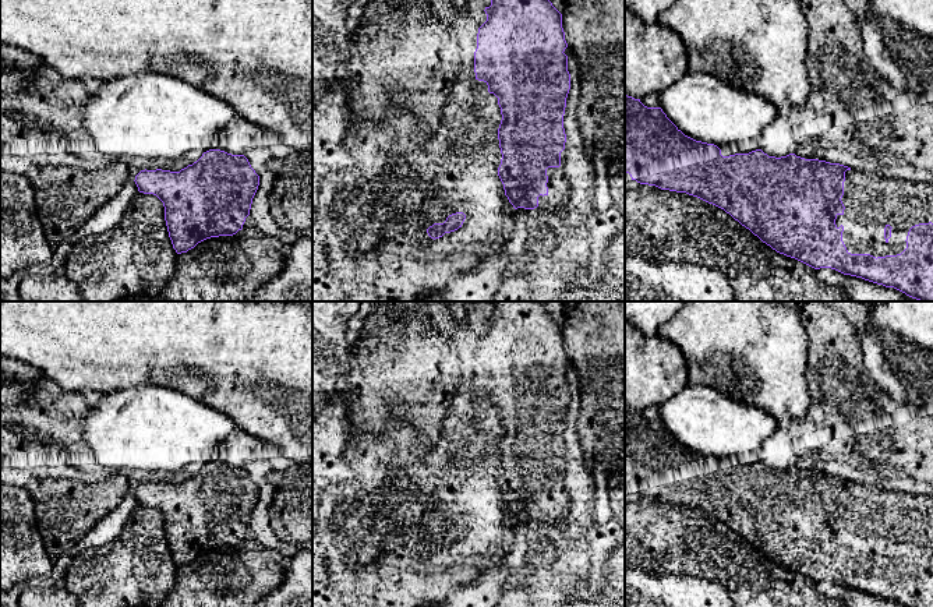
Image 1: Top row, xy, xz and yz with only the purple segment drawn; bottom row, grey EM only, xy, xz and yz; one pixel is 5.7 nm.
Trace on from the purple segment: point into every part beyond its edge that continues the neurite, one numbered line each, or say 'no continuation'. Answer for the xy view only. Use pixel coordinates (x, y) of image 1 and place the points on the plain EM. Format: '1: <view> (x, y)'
no continuation

